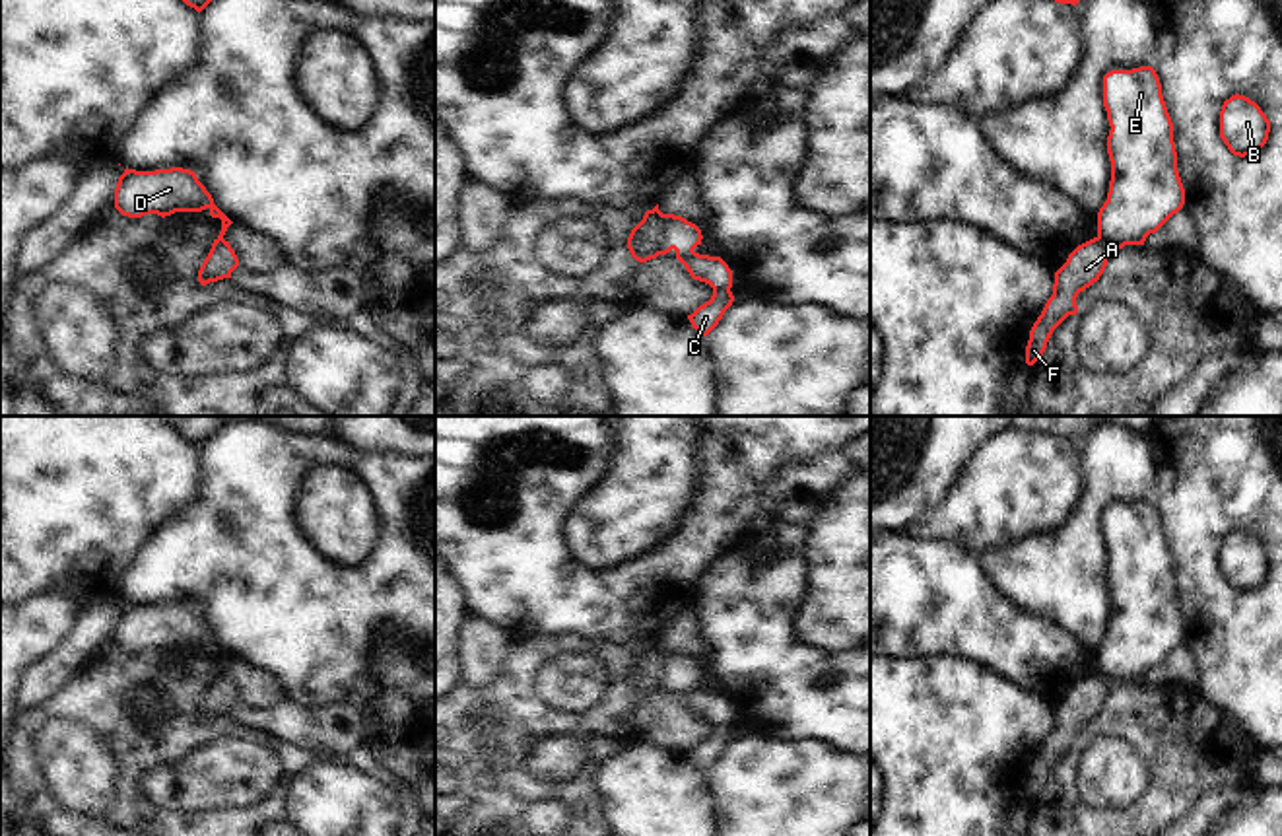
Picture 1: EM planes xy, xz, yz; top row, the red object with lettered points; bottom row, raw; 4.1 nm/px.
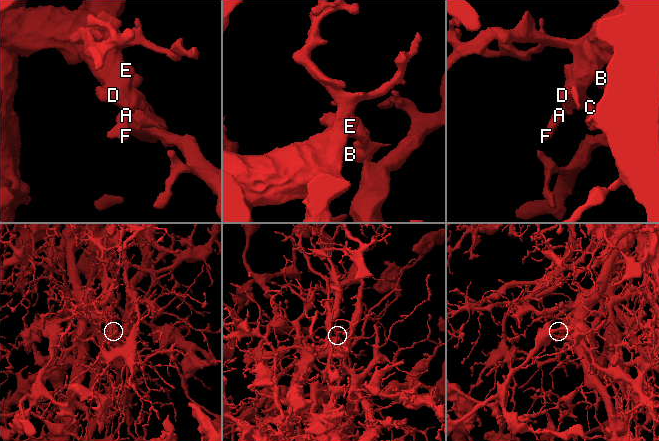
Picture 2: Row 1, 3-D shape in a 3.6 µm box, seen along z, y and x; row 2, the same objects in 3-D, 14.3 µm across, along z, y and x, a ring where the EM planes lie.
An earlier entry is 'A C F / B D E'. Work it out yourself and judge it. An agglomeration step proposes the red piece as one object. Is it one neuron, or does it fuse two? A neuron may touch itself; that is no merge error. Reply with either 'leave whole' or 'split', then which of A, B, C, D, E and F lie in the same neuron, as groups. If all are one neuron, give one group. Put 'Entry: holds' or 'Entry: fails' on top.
Entry: holds
split; A C F / B D E

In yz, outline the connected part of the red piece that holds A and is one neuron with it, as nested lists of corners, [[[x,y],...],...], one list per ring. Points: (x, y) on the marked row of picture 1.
[[[1094,237],[1078,245],[1066,262],[1055,272],[1053,296],[1029,331],[1026,364],[1033,366],[1045,352],[1053,331],[1068,317],[1078,313],[1076,297],[1099,280],[1107,266],[1107,257],[1123,249]]]

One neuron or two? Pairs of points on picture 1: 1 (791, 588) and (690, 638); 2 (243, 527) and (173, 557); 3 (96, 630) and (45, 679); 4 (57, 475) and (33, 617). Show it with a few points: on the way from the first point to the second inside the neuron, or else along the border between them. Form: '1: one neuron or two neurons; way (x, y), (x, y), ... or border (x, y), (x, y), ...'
1: two neurons; border (692, 605), (709, 660), (708, 669), (715, 677)
2: one neuron; way (226, 545), (216, 555), (191, 557)
3: one neuron; way (84, 642), (57, 667)
4: two neurons; border (20, 603), (43, 593), (70, 593), (82, 607)

